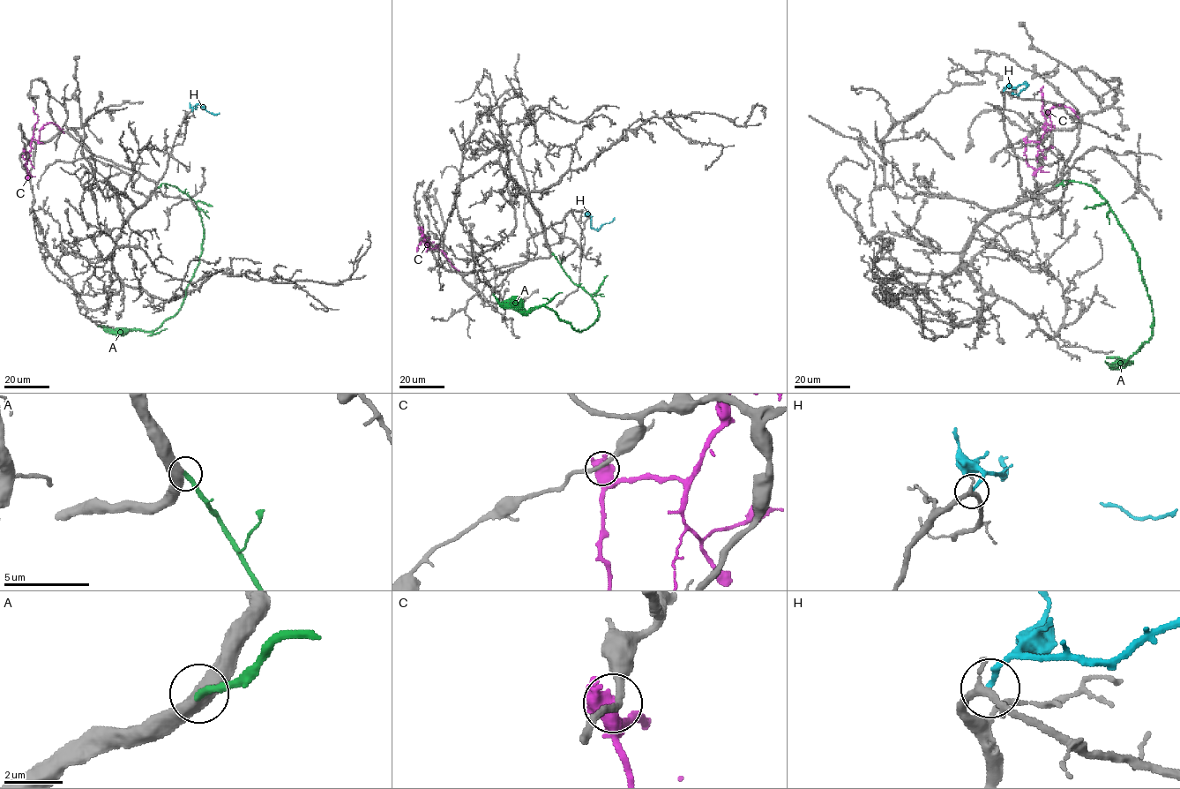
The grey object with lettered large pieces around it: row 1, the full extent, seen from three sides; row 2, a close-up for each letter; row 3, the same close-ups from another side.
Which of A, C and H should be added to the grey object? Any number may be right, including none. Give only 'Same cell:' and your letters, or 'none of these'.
Same cell: A

